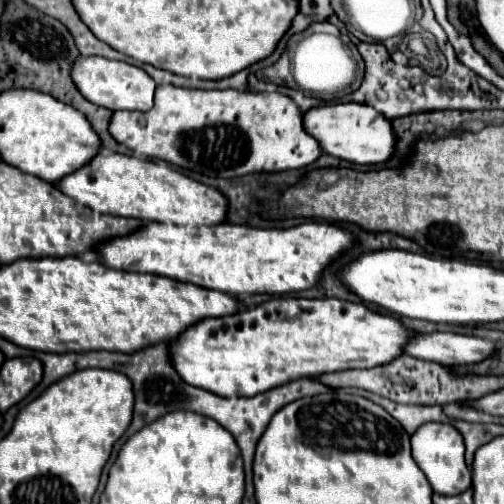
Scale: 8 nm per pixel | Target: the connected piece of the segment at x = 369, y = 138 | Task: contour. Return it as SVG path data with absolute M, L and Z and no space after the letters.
M349 102L311 108L303 114L303 128L319 142L325 154L353 164L379 164L393 154L395 136L391 130L391 122L365 104Z

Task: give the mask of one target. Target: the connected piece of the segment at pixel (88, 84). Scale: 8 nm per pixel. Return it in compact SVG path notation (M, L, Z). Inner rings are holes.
M79 56L79 60L71 68L71 78L75 88L79 88L79 92L97 106L109 110L139 110L139 112L145 112L153 106L155 82L147 72L143 72L133 64L99 56L85 56L85 58Z

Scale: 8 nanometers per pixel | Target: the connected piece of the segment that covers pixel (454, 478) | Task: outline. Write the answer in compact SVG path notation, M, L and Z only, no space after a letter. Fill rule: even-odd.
M429 422L419 426L417 432L411 436L411 448L413 448L413 458L421 468L421 472L427 476L433 492L445 496L457 496L471 486L471 472L463 458L465 454L463 438L453 426L439 422Z

